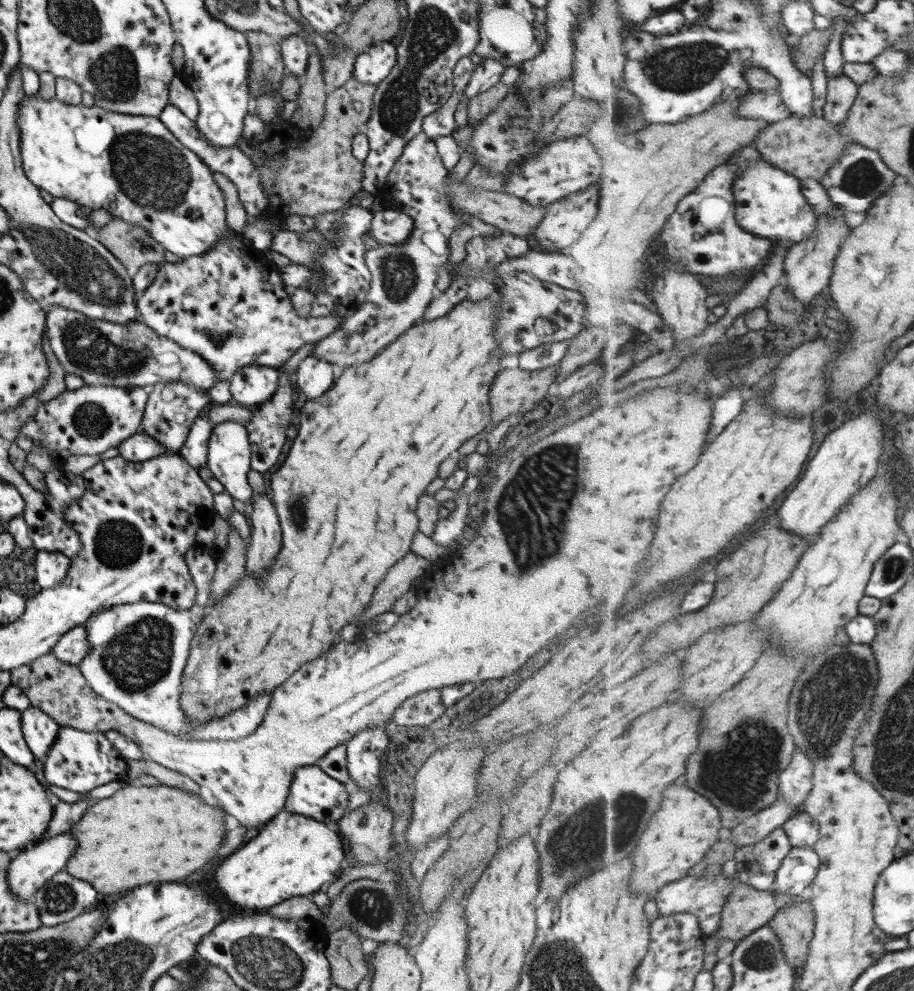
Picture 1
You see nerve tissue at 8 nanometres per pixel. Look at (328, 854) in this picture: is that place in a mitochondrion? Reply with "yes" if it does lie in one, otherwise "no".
no

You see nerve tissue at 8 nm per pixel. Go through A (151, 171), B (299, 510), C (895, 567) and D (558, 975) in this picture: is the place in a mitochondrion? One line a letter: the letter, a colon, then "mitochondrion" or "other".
A: mitochondrion
B: mitochondrion
C: mitochondrion
D: mitochondrion

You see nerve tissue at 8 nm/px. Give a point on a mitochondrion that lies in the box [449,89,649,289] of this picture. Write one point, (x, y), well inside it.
(621, 113)

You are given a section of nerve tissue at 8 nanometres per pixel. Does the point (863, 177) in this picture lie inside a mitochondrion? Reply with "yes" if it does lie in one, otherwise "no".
yes

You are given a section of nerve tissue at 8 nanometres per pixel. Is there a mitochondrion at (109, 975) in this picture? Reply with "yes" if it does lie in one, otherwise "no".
yes

